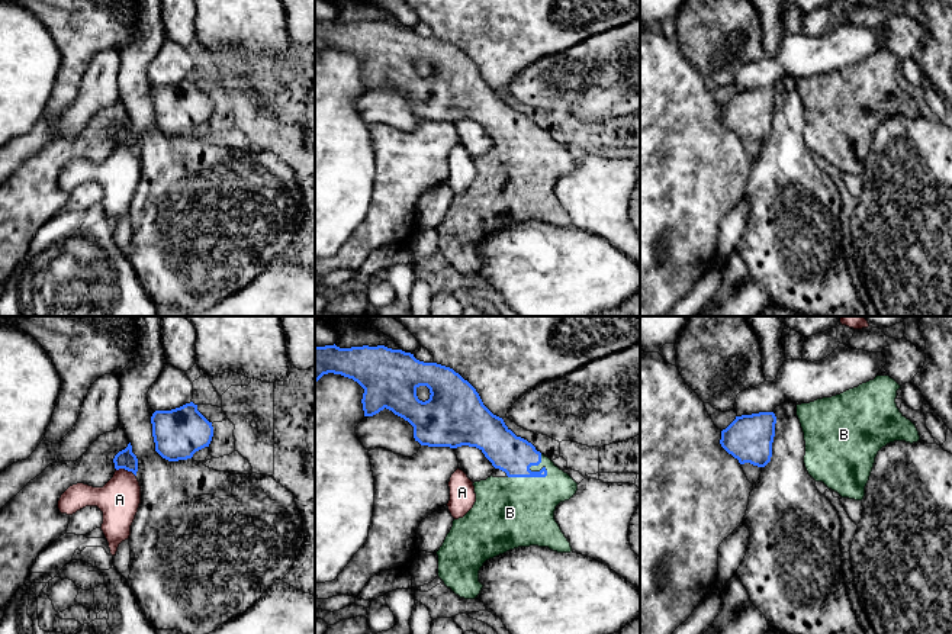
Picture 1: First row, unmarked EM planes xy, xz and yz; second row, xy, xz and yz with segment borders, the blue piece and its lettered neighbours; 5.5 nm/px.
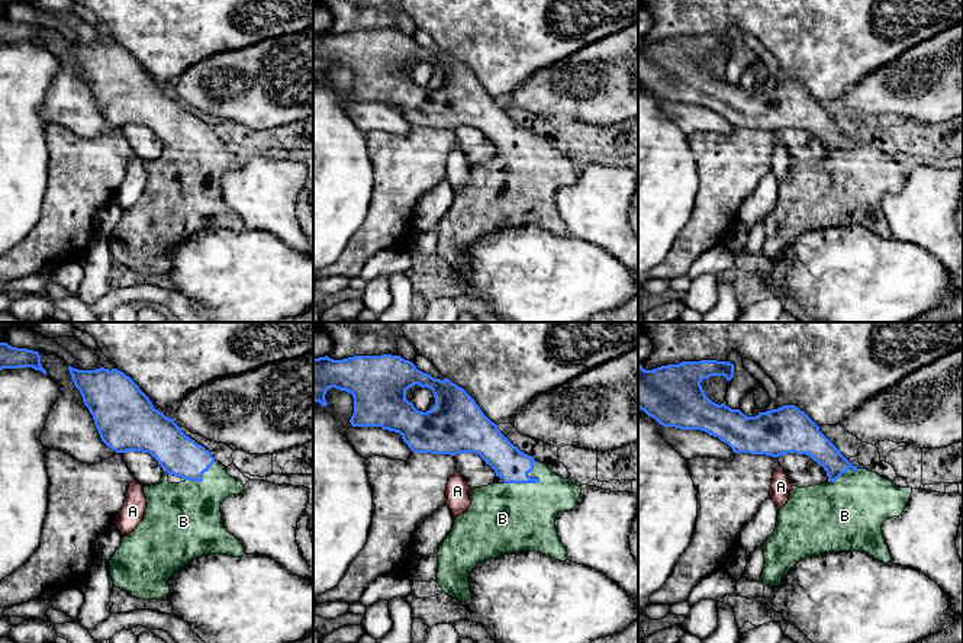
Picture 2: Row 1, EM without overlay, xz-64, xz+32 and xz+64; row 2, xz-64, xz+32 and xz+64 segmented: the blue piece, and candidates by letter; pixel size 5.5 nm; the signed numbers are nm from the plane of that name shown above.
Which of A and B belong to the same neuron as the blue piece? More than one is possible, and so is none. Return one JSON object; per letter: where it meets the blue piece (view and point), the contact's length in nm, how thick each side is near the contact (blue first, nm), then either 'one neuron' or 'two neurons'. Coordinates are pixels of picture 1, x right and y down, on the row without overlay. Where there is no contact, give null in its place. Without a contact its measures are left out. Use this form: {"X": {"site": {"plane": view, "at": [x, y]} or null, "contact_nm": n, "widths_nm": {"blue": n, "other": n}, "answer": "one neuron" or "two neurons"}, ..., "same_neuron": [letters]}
{"A": {"site": {"plane": "xy", "at": [126, 144]}, "contact_nm": 120, "widths_nm": {"blue": 110, "other": 220}, "answer": "two neurons"}, "B": {"site": {"plane": "xz", "at": [546, 150]}, "contact_nm": 240, "widths_nm": {"blue": 220, "other": 380}, "answer": "one neuron"}, "same_neuron": ["B"]}

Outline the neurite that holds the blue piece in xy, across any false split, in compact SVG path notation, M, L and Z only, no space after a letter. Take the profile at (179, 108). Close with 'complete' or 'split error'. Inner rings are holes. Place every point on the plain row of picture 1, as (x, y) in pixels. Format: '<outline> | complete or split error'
M193 77L171 86L155 86L151 91L155 126L168 136L192 133L193 129L209 122L213 112L213 102Z | complete

